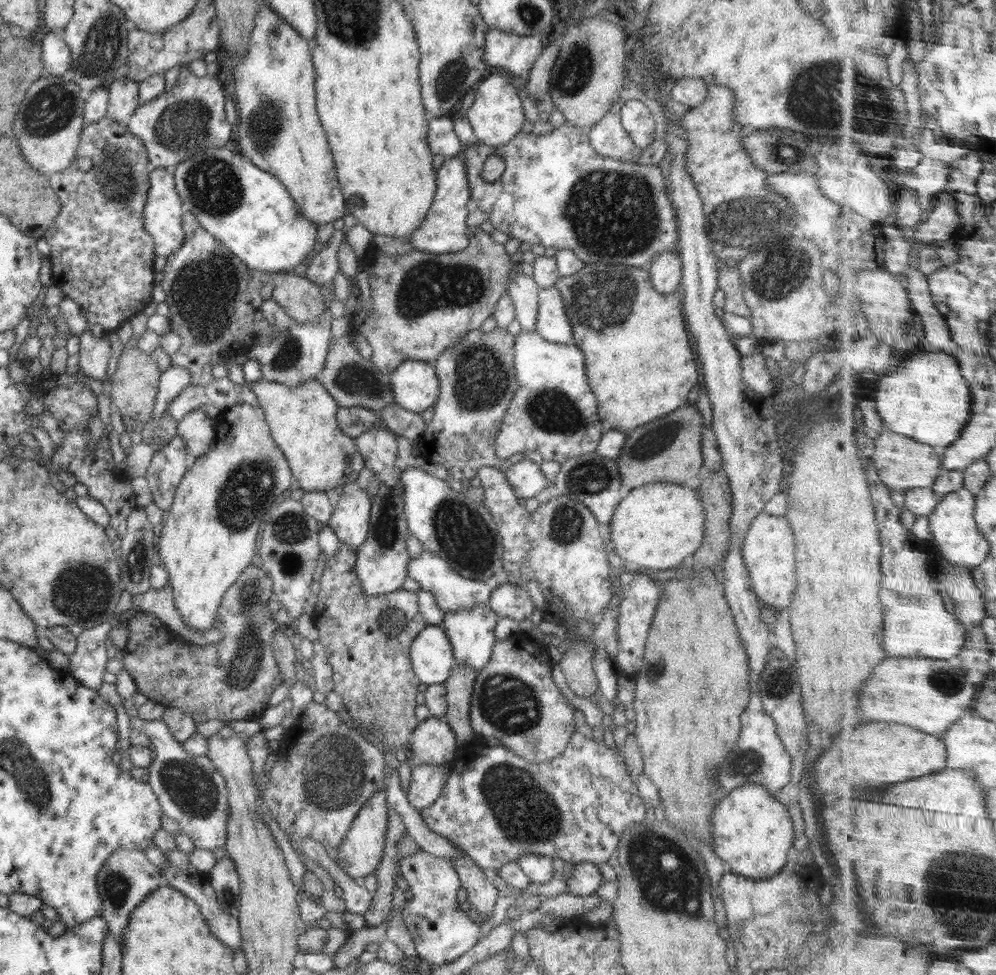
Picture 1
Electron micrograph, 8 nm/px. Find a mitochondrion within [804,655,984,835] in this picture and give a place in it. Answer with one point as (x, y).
(946, 682)

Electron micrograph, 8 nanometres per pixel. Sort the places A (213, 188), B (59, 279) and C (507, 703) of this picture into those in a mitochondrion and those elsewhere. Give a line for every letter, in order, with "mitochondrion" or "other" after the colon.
A: mitochondrion
B: other
C: mitochondrion

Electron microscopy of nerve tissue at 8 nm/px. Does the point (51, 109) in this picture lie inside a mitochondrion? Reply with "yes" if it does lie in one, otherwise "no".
yes

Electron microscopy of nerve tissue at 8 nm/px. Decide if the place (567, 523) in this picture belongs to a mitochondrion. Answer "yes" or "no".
yes

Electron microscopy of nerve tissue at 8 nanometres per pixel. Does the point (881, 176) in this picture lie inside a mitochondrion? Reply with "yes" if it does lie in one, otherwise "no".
no

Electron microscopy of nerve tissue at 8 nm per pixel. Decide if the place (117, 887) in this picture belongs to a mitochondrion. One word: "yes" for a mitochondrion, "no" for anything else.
yes

